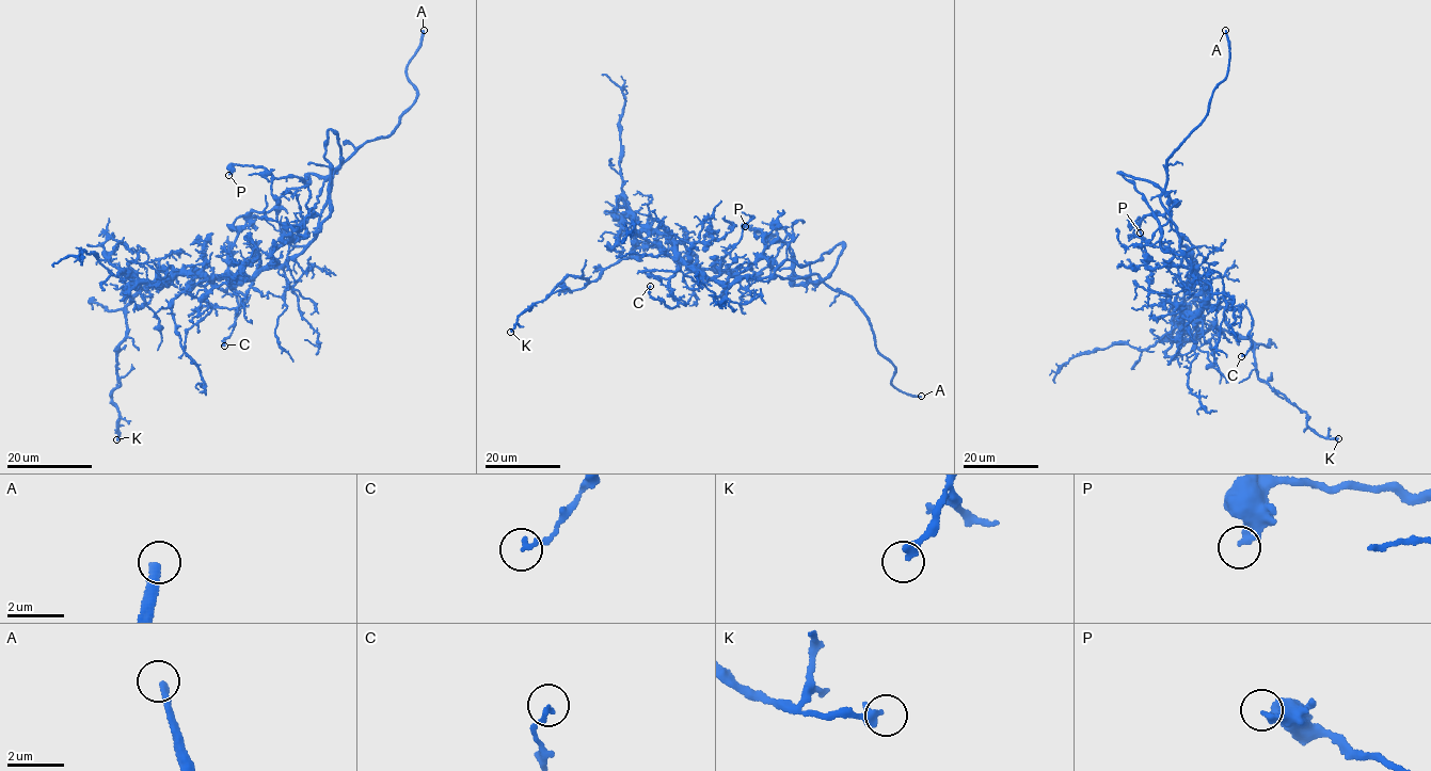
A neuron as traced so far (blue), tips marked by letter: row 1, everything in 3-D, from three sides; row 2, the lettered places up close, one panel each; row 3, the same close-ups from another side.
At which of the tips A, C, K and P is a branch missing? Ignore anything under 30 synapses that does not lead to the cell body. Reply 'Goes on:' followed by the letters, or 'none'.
Goes on: A

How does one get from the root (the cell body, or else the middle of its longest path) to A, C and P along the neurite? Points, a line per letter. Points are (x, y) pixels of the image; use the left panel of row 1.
A: (267, 268), (303, 252), (334, 169), (390, 135), (413, 102), (407, 66), (424, 30)
C: (267, 268), (253, 277), (211, 274), (217, 286), (236, 294), (239, 307), (224, 346)
P: (267, 268), (237, 276), (227, 255), (251, 212), (271, 210), (305, 183), (264, 166), (235, 165), (228, 175)

